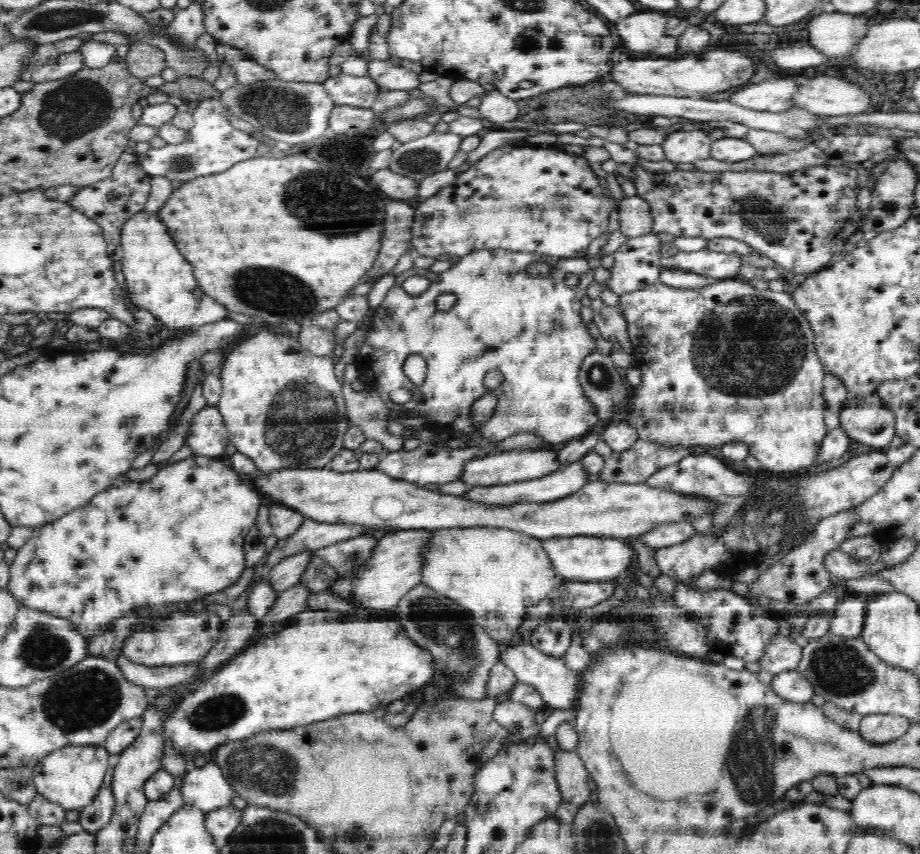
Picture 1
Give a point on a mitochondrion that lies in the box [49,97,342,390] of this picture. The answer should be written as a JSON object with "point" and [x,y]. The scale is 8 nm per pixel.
{"point":[268,289]}

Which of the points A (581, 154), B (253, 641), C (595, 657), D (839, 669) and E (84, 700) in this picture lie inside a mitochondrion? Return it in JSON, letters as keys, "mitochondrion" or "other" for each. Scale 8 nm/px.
{"A":"other","B":"other","C":"other","D":"mitochondrion","E":"mitochondrion"}

